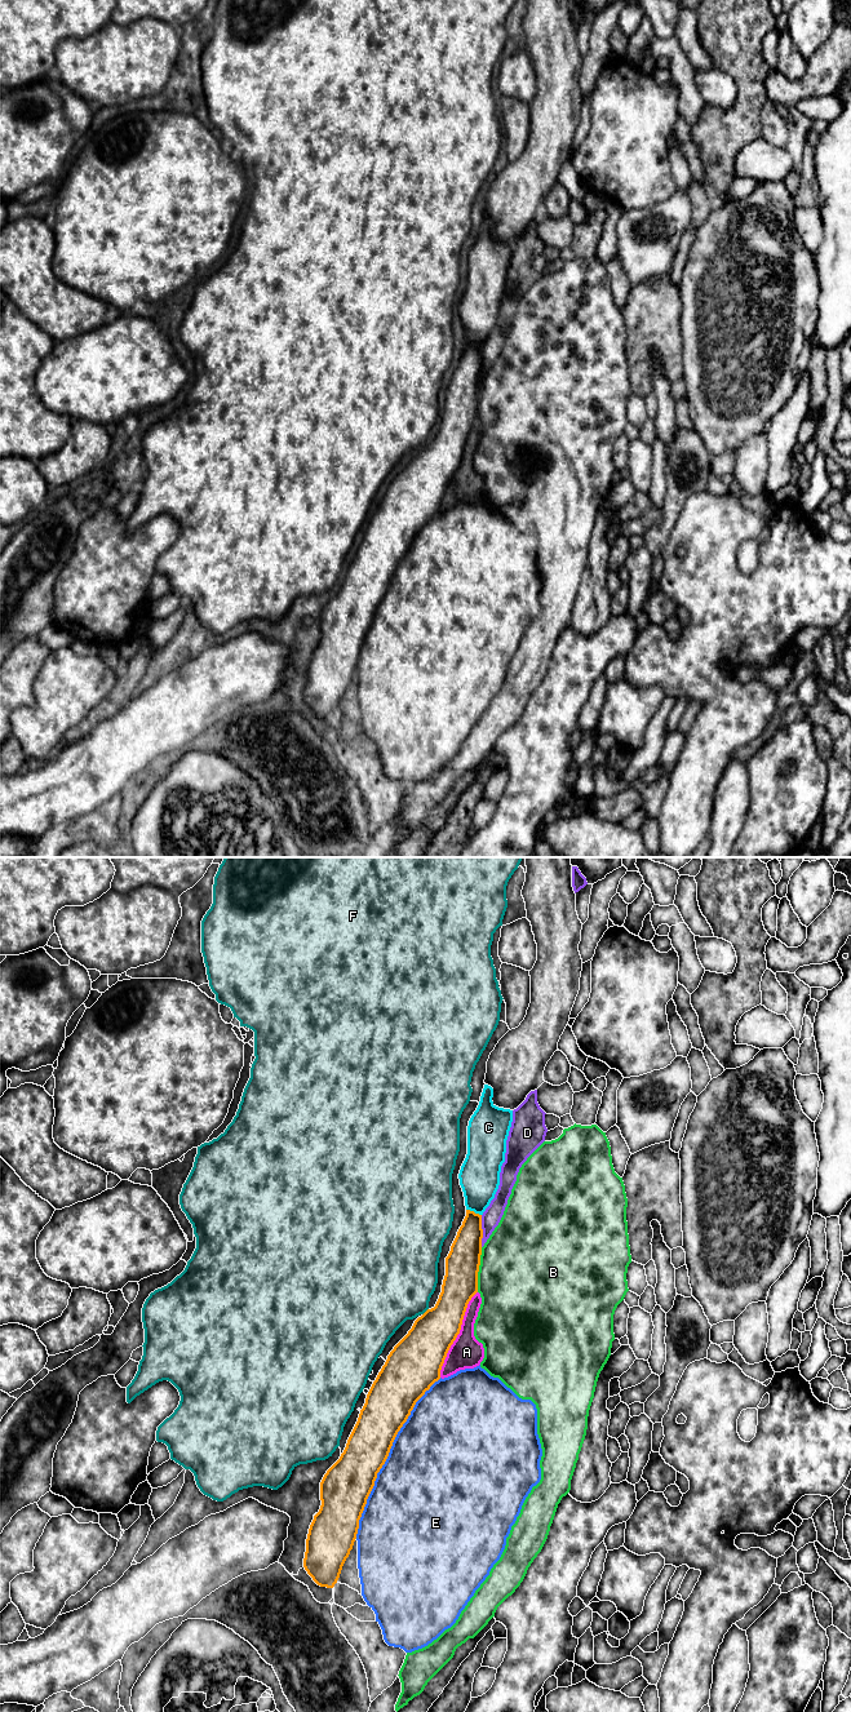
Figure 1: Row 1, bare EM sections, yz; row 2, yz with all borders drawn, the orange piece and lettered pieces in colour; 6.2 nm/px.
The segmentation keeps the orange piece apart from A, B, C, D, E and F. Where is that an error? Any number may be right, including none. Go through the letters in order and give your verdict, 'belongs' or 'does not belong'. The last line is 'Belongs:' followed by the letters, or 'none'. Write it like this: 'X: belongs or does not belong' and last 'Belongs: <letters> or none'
A: does not belong
B: does not belong
C: does not belong
D: does not belong
E: does not belong
F: does not belong
Belongs: none

